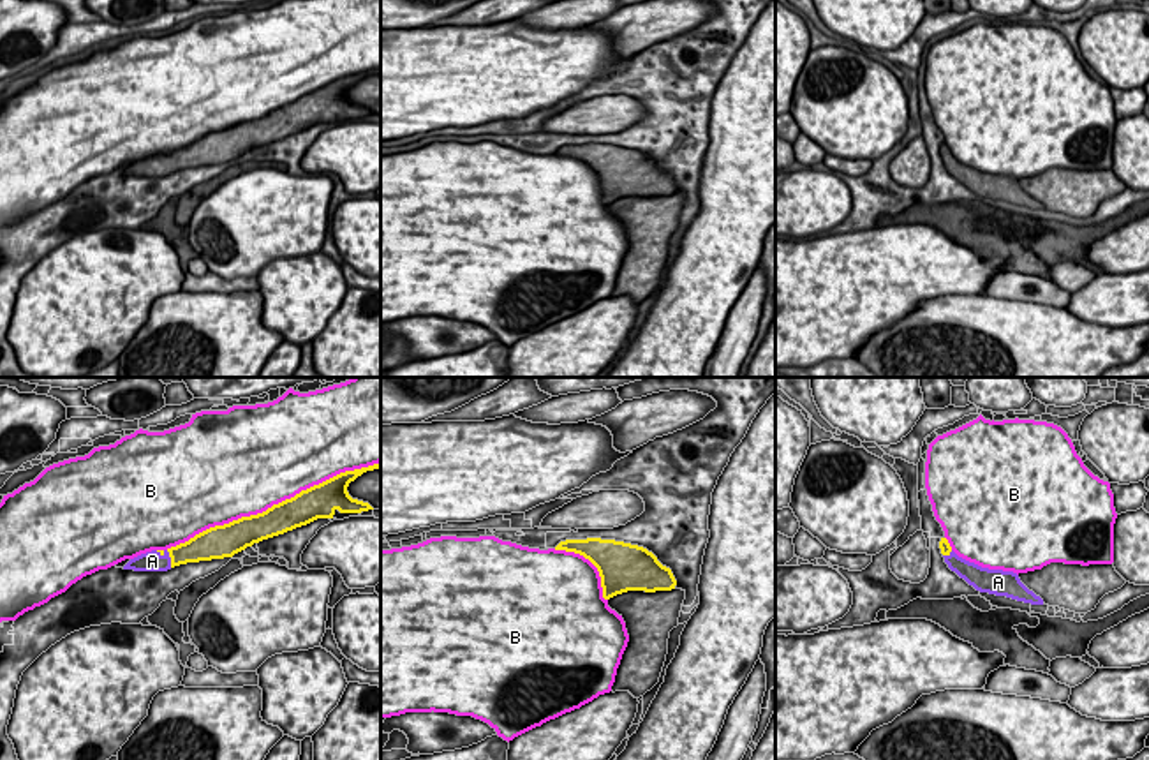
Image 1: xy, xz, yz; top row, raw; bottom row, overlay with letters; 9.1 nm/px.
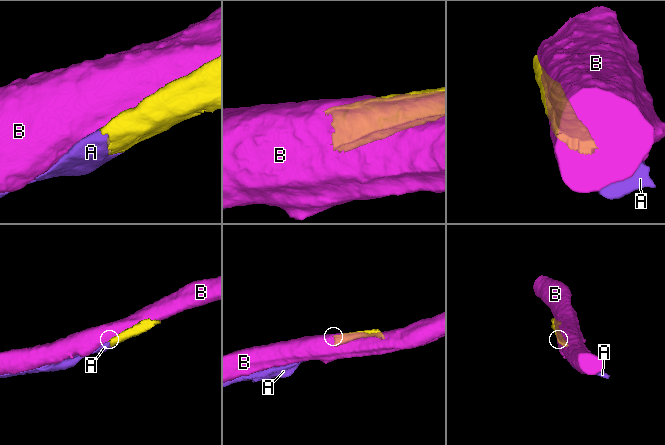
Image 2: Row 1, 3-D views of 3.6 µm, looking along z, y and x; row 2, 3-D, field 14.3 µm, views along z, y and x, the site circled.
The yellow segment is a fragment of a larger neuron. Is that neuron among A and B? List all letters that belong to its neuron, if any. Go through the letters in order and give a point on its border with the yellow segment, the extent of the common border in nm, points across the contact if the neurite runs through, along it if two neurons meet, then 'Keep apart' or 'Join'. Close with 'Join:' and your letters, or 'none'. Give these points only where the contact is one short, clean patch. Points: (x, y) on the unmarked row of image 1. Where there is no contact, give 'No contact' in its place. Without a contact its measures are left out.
A: Touches yellow at xy (170, 159). Shared border 220 nm. Join
B: Touches yellow at xy (274, 110). Shared border 2100 nm. Keep apart
Join: A

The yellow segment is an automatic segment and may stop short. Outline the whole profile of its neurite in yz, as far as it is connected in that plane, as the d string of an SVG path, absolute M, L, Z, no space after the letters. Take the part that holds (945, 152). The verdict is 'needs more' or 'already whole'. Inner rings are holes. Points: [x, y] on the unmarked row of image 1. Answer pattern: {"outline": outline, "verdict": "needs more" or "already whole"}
{"outline": "M946 143L939 146L945 168L980 197L1006 201L1017 206L1043 210L1043 205L1029 196L1013 176L989 175L959 162Z", "verdict": "needs more"}

